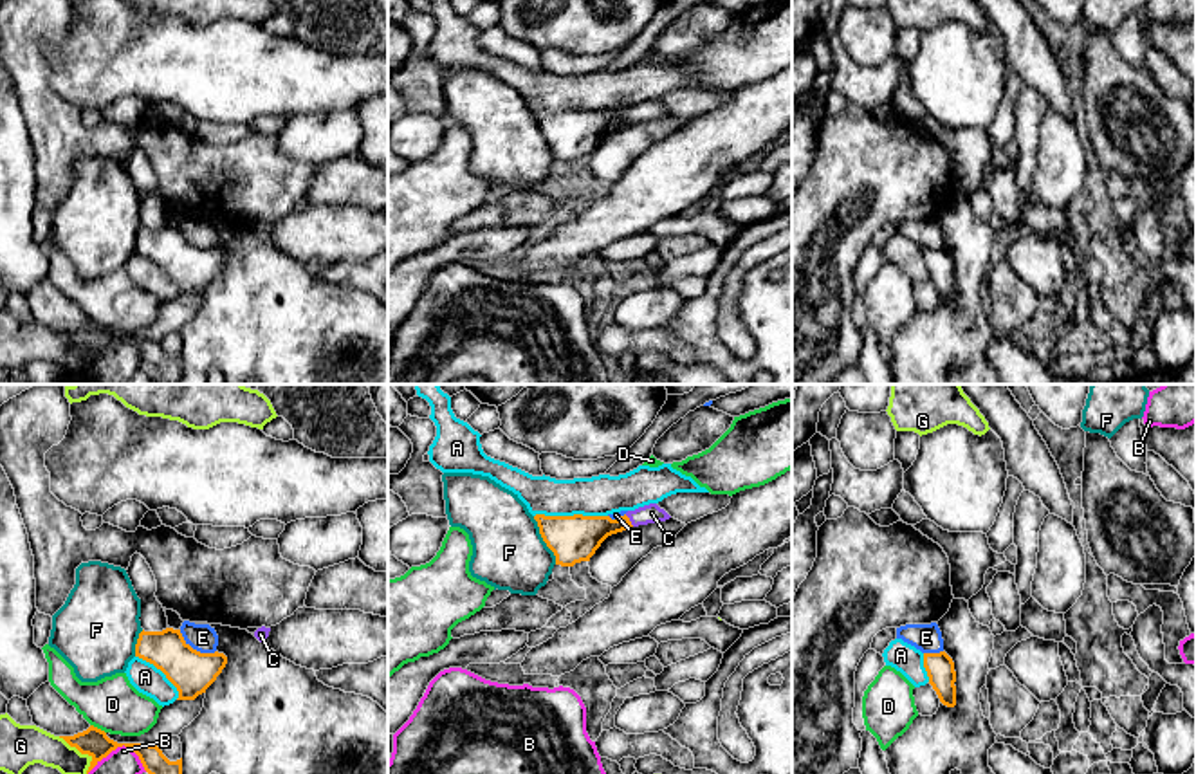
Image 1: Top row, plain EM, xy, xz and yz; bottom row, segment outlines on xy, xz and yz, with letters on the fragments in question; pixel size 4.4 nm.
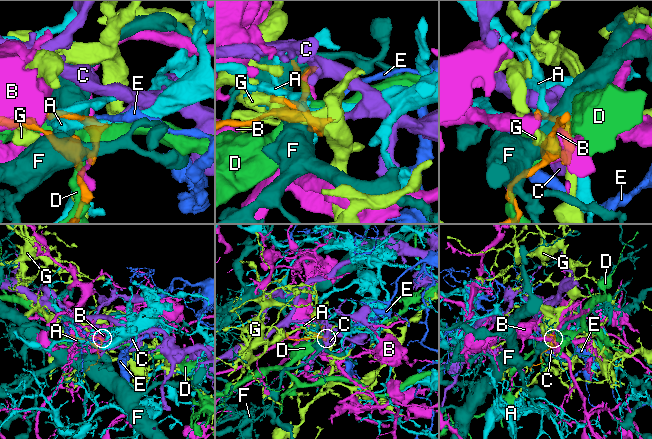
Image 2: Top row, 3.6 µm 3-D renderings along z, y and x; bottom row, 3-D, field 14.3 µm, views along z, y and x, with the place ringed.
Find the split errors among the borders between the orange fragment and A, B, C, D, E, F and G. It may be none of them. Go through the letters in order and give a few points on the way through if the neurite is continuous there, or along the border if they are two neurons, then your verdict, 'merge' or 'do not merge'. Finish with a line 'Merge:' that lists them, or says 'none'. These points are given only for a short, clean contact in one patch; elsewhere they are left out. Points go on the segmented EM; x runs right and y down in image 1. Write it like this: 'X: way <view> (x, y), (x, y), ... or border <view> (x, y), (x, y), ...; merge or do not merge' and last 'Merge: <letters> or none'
A: do not merge
B: do not merge
C: way xz (576, 538), (628, 520), (652, 513); merge
D: do not merge
E: border xy (179, 630), (193, 648), (215, 652); do not merge
F: do not merge
G: do not merge
Merge: C

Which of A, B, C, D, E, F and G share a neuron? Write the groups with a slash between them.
A / B / C / D / E / F / G

